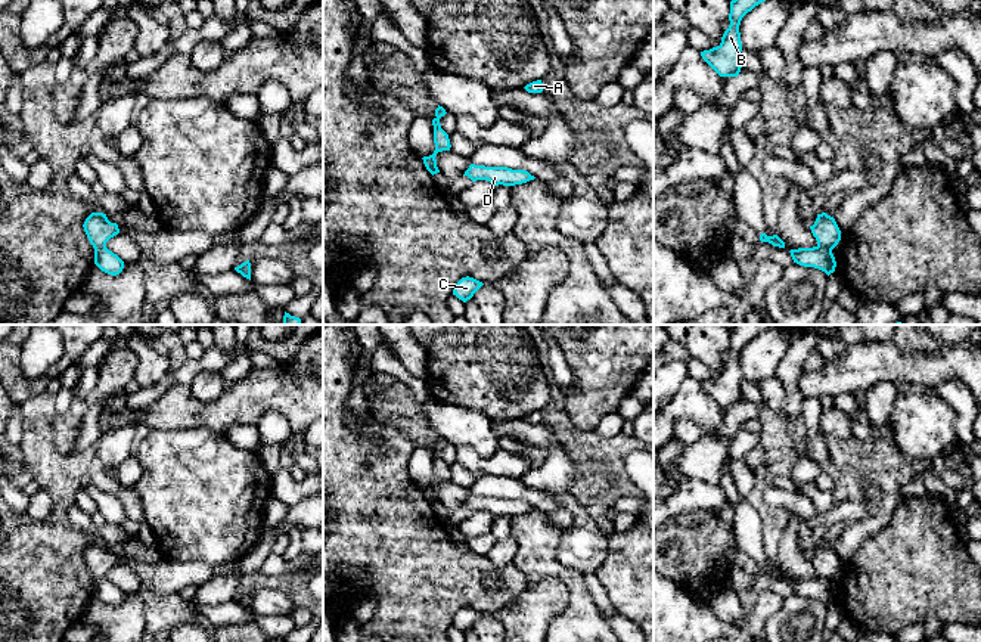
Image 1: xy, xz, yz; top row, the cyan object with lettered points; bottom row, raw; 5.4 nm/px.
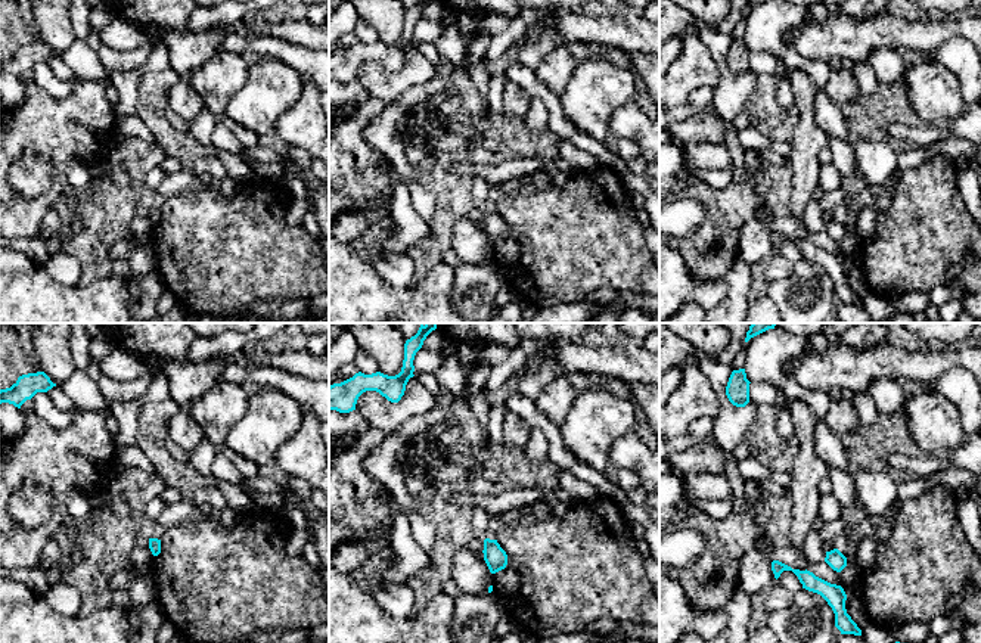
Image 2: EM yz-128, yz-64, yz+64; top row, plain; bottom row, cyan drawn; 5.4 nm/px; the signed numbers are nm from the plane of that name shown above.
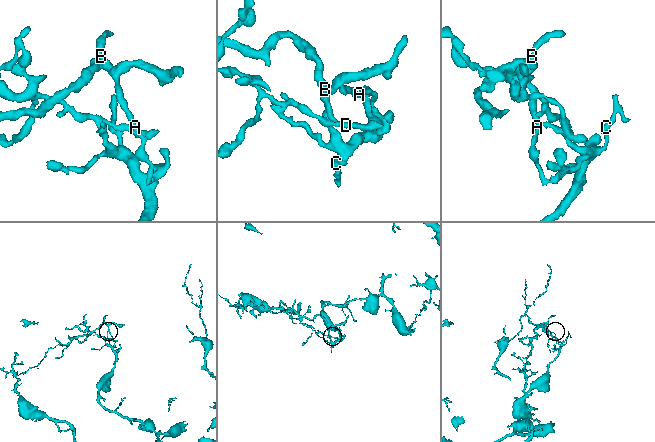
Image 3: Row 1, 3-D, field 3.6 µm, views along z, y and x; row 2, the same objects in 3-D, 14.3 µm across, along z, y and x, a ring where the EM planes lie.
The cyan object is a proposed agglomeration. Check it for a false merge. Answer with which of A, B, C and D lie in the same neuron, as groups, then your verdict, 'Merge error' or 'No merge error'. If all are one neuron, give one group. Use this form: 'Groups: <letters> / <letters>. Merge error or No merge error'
Groups: A B C / D. Merge error

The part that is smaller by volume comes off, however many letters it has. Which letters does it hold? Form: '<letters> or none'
D

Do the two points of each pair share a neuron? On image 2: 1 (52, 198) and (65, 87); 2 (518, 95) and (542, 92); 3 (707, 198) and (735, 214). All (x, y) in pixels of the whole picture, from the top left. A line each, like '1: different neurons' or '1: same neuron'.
1: different neurons
2: different neurons
3: same neuron

